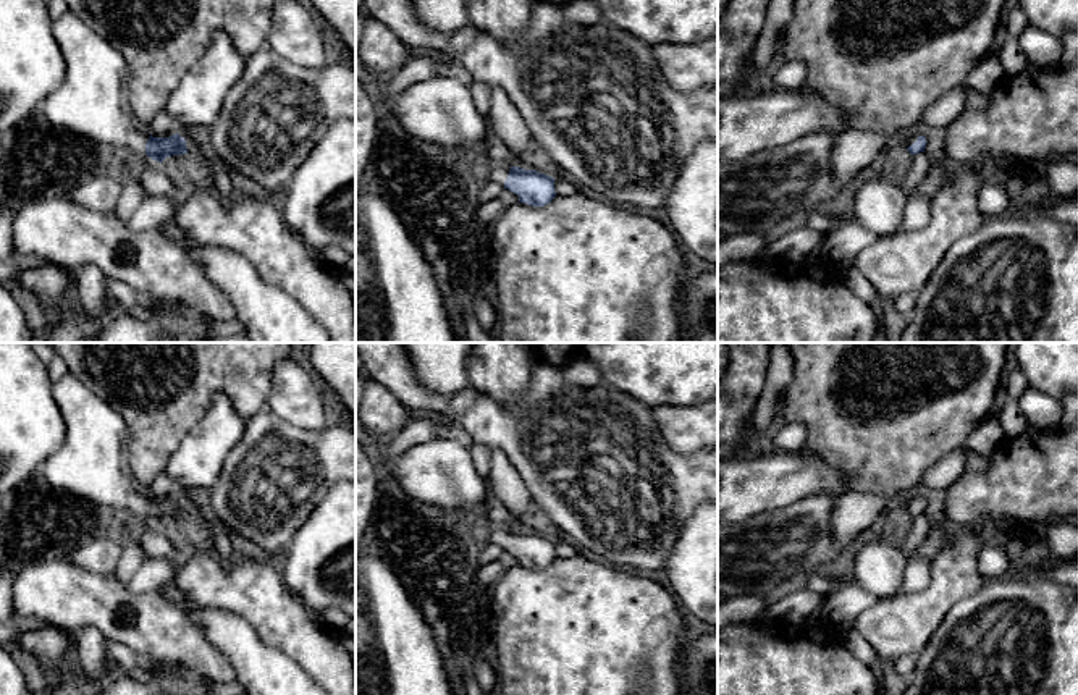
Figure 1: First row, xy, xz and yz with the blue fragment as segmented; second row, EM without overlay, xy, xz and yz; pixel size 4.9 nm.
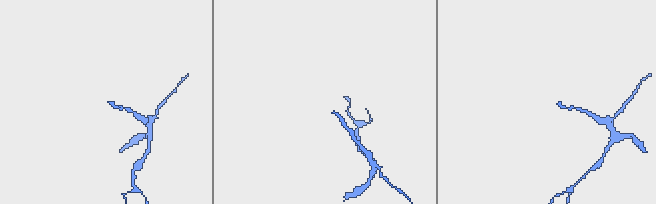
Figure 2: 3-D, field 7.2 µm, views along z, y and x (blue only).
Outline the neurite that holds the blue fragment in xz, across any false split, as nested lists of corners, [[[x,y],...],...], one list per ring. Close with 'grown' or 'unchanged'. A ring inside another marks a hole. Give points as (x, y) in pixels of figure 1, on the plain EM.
[[[464,503],[454,511],[464,533],[485,541],[499,545],[504,551],[519,558],[519,564],[532,569],[543,569],[556,559],[554,540],[535,532],[524,532],[509,525],[486,525],[488,506],[472,506]]]; grown

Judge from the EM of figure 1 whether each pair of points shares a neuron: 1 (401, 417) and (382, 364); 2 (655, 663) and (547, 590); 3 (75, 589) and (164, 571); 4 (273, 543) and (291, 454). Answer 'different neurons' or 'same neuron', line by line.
1: different neurons
2: same neuron
3: different neurons
4: same neuron

